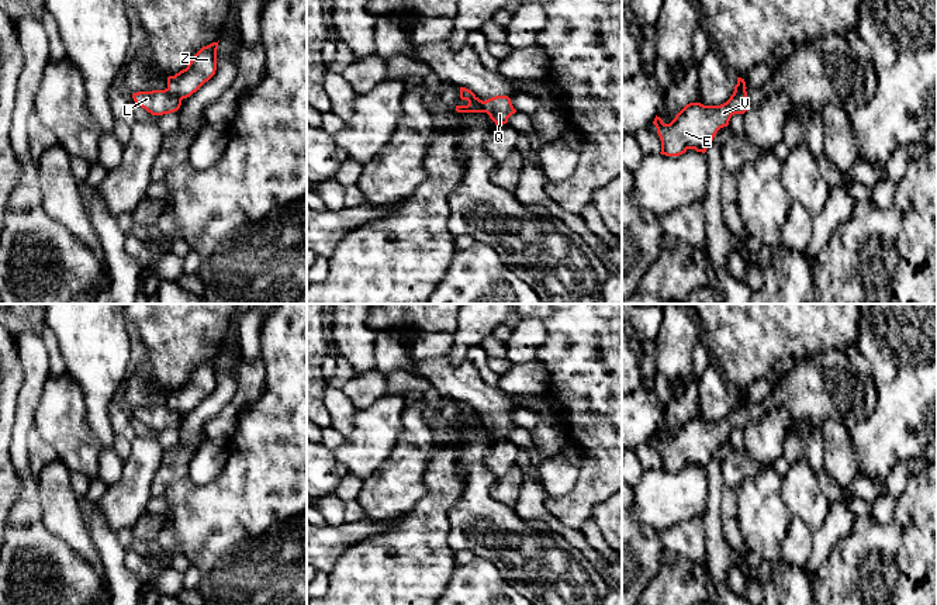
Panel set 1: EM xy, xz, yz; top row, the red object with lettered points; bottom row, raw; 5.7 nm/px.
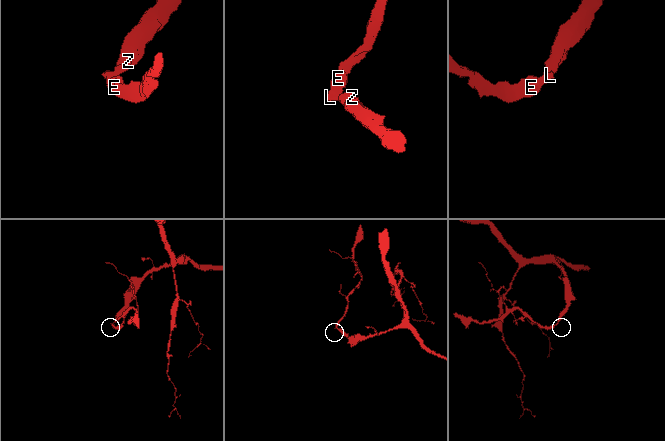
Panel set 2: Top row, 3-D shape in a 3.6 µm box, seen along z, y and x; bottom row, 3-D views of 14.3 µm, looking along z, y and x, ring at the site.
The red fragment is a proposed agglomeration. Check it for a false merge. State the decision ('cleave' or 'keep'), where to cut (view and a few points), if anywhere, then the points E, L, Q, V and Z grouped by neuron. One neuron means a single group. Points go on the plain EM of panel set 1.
cleave | xy (166, 404), (182, 414) | E L V / Q Z

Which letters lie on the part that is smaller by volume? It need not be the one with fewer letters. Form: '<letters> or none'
E, L, V

